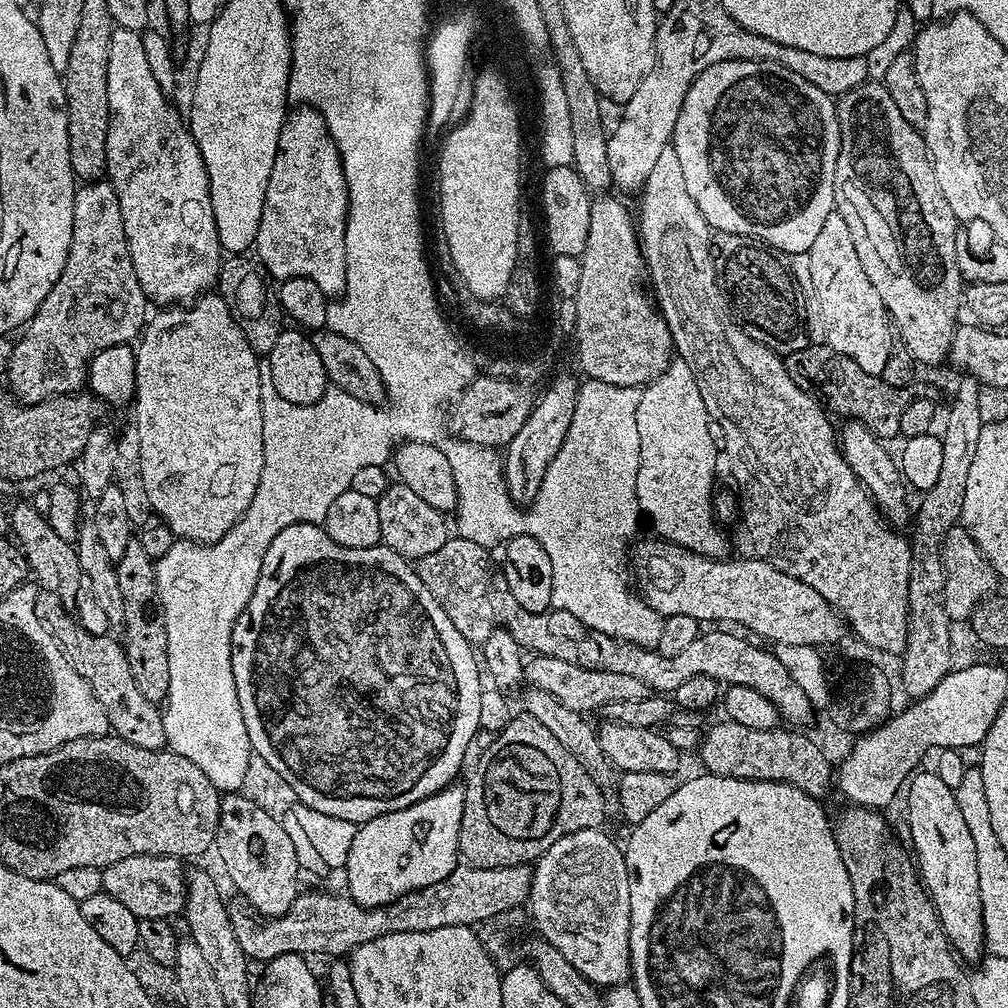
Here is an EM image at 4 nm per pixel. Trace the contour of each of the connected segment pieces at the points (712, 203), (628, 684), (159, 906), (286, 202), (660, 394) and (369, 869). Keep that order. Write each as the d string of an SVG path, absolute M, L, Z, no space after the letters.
M731 60L706 66L706 70L702 70L702 74L694 78L690 90L686 90L686 102L682 102L682 114L678 114L670 146L678 154L678 163L682 165L682 174L686 177L686 190L690 190L690 198L694 198L698 210L702 210L702 218L706 218L709 228L717 233L728 232L729 237L747 236L753 241L770 245L781 254L808 252L810 246L814 246L814 238L818 238L819 232L822 231L826 218L830 218L836 207L836 163L840 149L840 131L833 97L818 90L818 86L806 82L802 74L794 74L794 70L786 70L786 66L781 64L757 60Z
M533 655L523 665L523 679L532 684L533 689L554 694L562 706L575 712L592 714L592 711L602 710L610 702L634 702L638 698L646 698L650 690L646 682L634 678L630 674L610 674L606 670L586 670L574 662L566 662L553 656Z
M131 856L122 858L122 862L114 862L109 868L103 869L104 891L110 894L110 898L118 898L122 906L130 910L142 919L164 919L171 921L173 916L179 916L184 910L184 877L186 868L183 868L181 861L175 856Z
M311 106L293 107L285 115L282 134L278 138L278 154L274 170L270 170L266 202L262 206L262 226L258 226L258 238L254 245L263 271L276 282L310 278L310 282L317 284L325 296L339 297L346 286L347 221L348 183L344 177L344 164L332 135L328 133L324 115Z
M673 358L663 374L641 391L636 417L640 443L636 497L647 523L648 520L652 523L652 528L656 531L655 535L659 539L666 540L670 544L689 548L692 552L703 556L727 557L728 536L716 525L718 516L714 511L714 504L712 508L712 487L716 484L718 452L709 435L707 424L710 417L706 410L706 402L702 402L702 394L694 378L694 370L690 370L686 361Z
M453 782L425 800L414 802L414 806L387 812L359 825L346 865L347 895L364 908L377 908L415 888L442 882L446 874L455 870L460 856L463 805L464 789Z

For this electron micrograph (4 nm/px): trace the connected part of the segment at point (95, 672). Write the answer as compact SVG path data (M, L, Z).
M72 620L62 621L54 628L54 635L74 670L82 674L94 698L98 698L108 719L109 729L126 742L134 742L134 746L163 749L168 743L163 711L157 701L146 698L146 694L138 690L138 682L134 682L134 670L130 670L123 643L119 639L111 640L108 636L95 636L79 628Z

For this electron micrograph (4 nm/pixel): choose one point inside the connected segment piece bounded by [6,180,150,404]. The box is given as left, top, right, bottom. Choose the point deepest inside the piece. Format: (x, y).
(98, 301)

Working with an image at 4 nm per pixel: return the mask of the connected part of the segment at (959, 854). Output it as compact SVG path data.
M920 770L907 781L908 792L908 836L912 839L911 851L918 865L920 879L936 912L940 915L942 930L946 934L953 952L961 961L979 961L985 955L982 900L979 898L977 855L974 854L974 841L966 826L965 819L955 801L955 794L942 782L935 770Z

